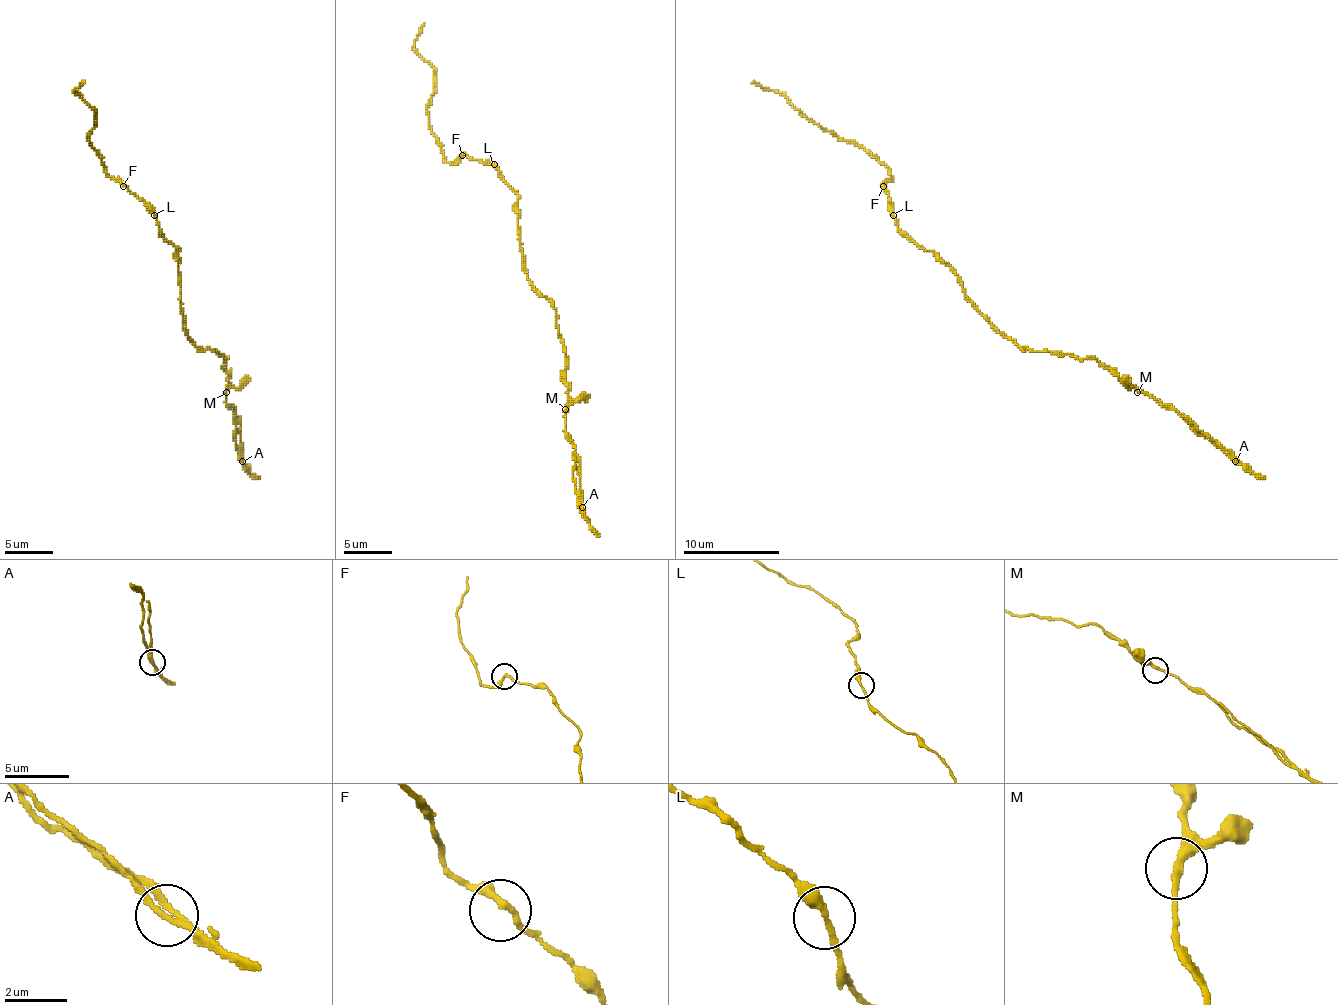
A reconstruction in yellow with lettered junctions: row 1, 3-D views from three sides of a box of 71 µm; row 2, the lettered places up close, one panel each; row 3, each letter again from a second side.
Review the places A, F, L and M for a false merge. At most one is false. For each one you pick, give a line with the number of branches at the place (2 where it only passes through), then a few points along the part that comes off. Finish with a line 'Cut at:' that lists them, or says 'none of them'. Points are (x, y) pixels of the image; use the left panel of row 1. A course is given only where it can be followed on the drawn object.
A: branches 2; course (243, 462), (238, 416)
Cut at: A

